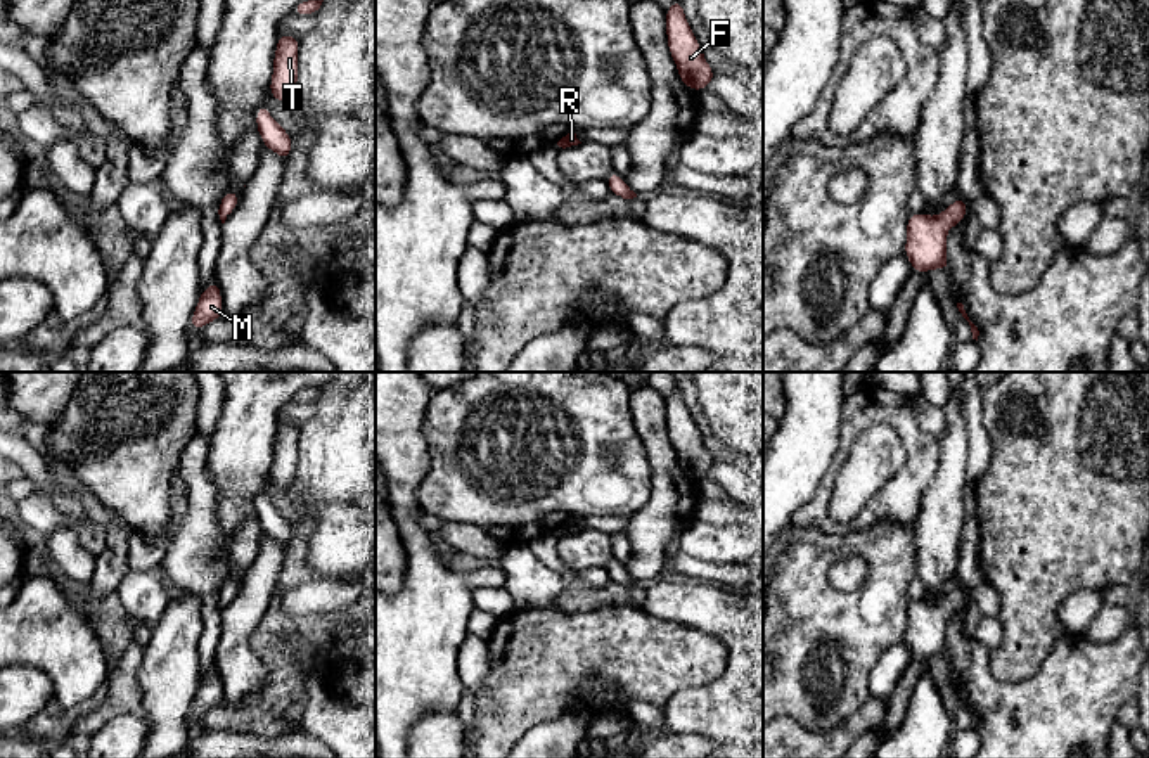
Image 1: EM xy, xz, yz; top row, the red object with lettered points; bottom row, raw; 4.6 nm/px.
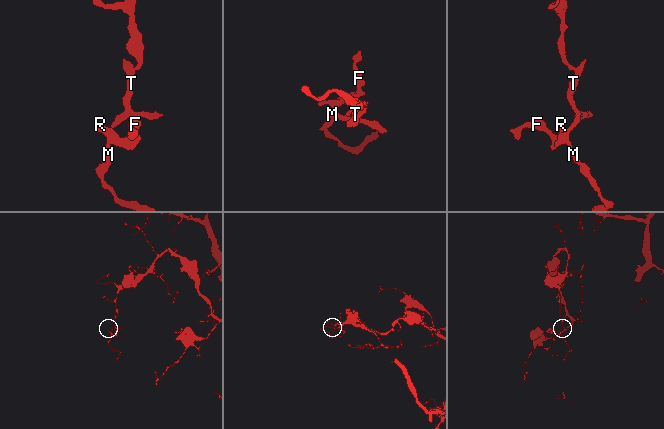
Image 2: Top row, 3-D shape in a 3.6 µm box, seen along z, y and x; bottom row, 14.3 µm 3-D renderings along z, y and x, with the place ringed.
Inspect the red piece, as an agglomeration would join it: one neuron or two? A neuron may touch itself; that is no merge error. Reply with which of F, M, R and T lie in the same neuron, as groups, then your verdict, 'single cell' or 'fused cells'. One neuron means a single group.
F M R T | single cell

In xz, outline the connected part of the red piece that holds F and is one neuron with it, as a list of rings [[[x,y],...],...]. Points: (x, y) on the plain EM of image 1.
[[[678,386],[666,396],[666,424],[670,441],[684,472],[696,479],[706,476],[715,466],[715,460],[706,450],[697,426],[690,419]]]

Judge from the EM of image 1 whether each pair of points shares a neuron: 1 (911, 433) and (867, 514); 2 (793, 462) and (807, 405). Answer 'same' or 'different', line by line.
1: same
2: same

